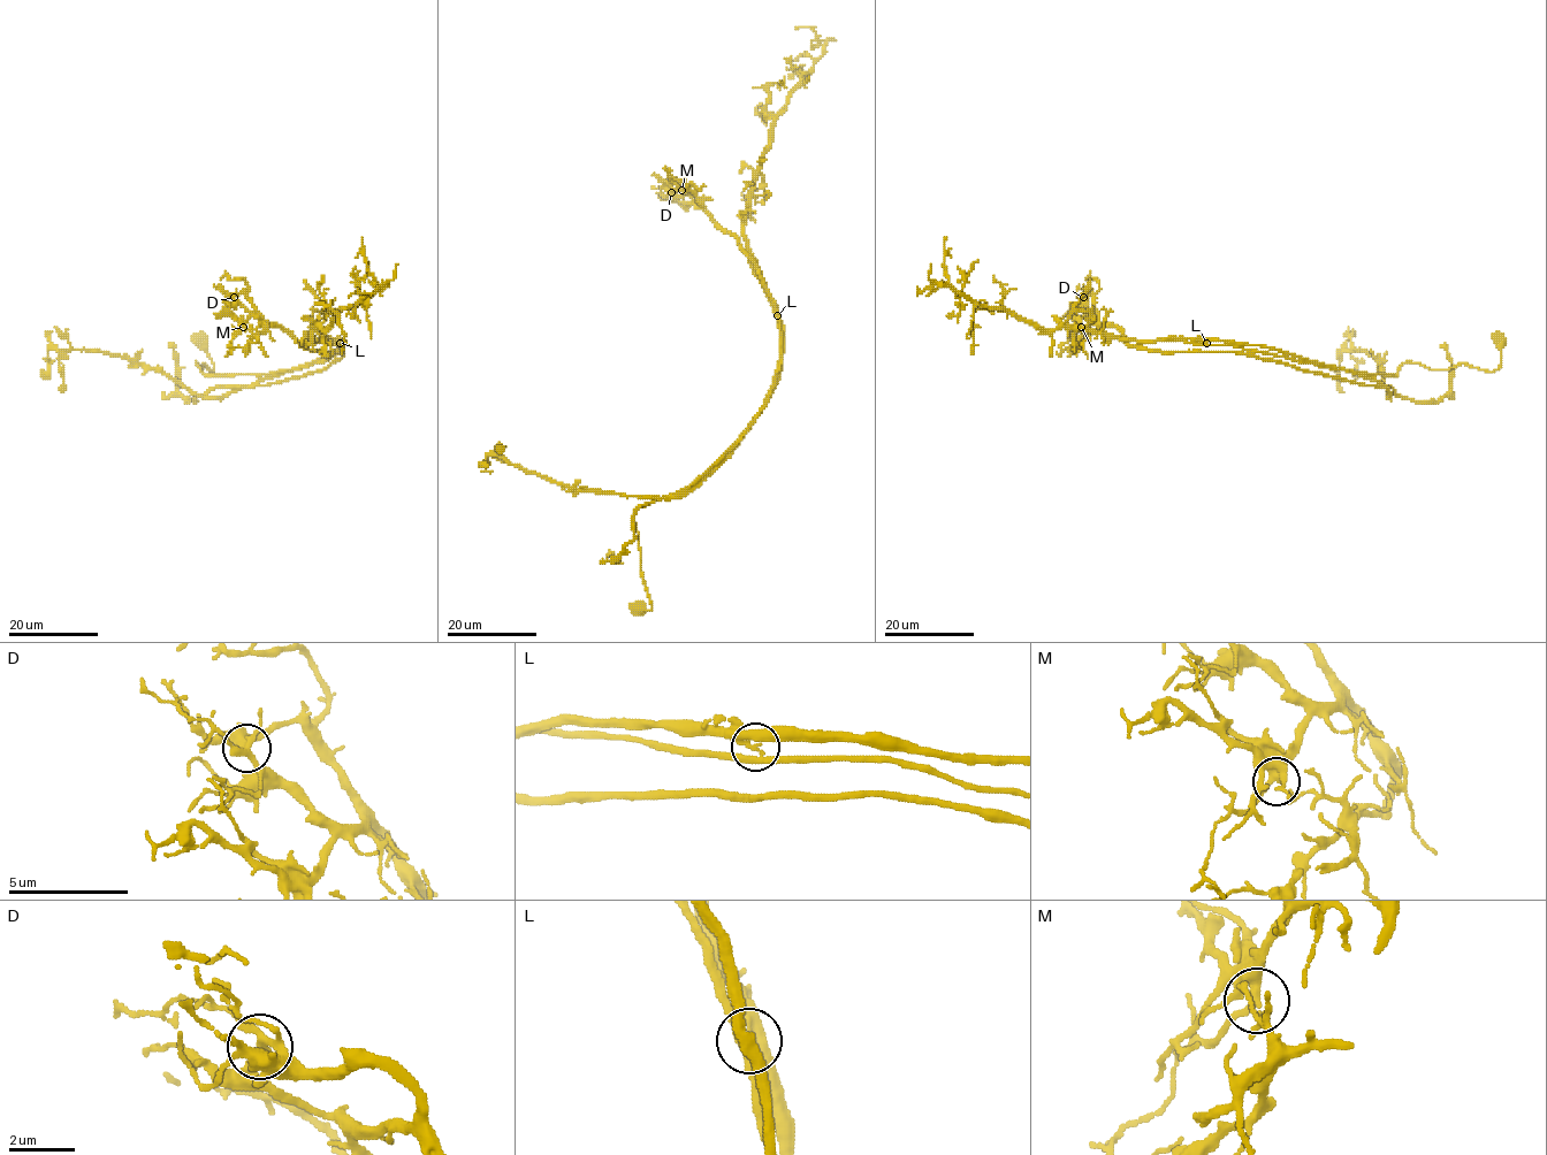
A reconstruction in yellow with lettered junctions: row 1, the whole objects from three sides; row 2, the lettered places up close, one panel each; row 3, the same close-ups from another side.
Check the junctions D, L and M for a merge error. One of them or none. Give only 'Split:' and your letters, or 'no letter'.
Split: L

